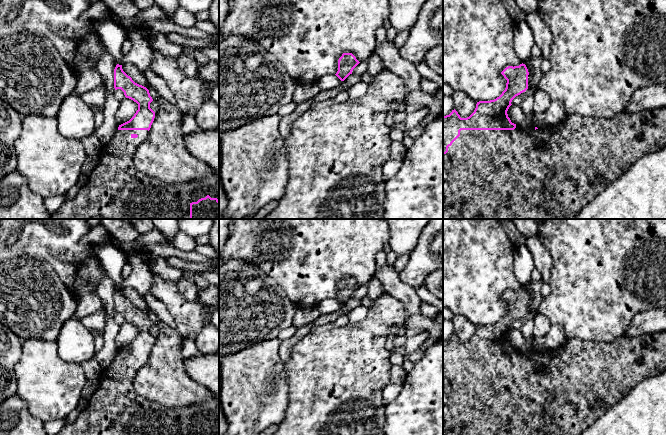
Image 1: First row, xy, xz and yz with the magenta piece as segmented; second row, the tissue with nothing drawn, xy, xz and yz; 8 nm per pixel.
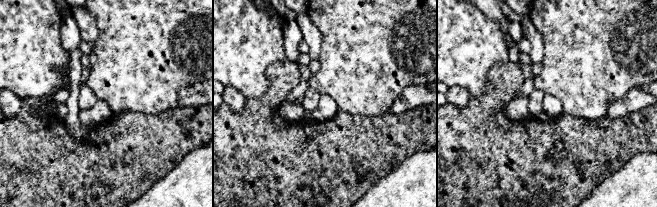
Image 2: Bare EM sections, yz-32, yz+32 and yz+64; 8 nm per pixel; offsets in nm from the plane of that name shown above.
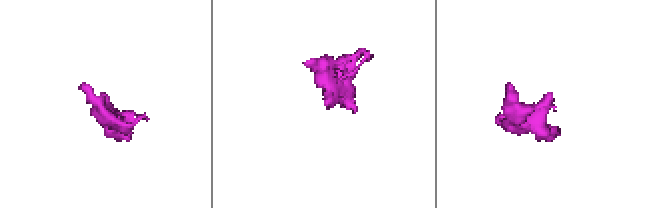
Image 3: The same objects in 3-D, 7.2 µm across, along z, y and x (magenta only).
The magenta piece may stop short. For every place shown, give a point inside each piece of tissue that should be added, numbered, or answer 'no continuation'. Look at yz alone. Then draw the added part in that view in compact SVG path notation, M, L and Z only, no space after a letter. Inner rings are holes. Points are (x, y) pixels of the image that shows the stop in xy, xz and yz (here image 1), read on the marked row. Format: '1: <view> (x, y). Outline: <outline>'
1: yz (553, 172). Outline: M666 107L654 110L645 110L637 113L623 112L622 114L610 119L570 115L558 125L538 128L532 132L524 132L518 125L516 125L514 130L461 130L460 136L452 143L451 146L448 147L448 152L443 154L443 219L574 219L583 207L594 200L608 185L630 169L638 159L648 153L661 150L664 147L666 147Z

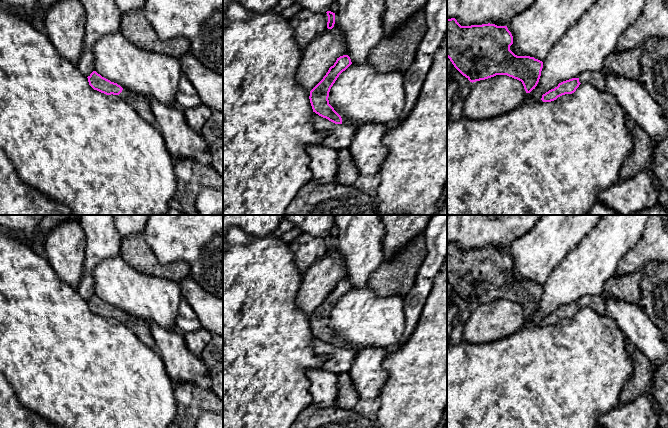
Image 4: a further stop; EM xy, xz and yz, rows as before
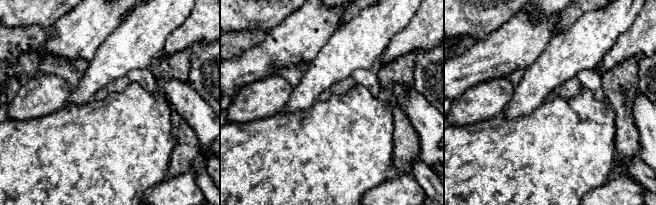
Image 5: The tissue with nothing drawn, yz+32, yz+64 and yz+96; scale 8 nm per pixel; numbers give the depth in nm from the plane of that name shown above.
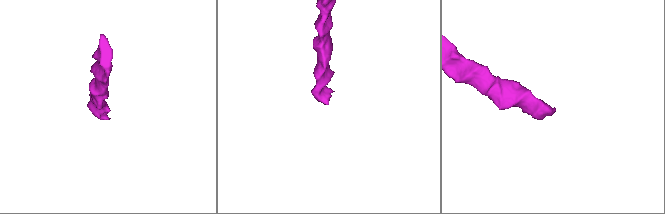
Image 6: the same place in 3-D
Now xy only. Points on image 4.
1: xy (140, 104). Outline: M123 89L118 97L129 104L142 117L143 120L153 126L156 126L155 117L152 113L148 98L135 94L134 92L126 89Z

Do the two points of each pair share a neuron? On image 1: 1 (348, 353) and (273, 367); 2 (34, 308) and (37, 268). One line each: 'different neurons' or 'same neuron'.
1: different neurons
2: same neuron

